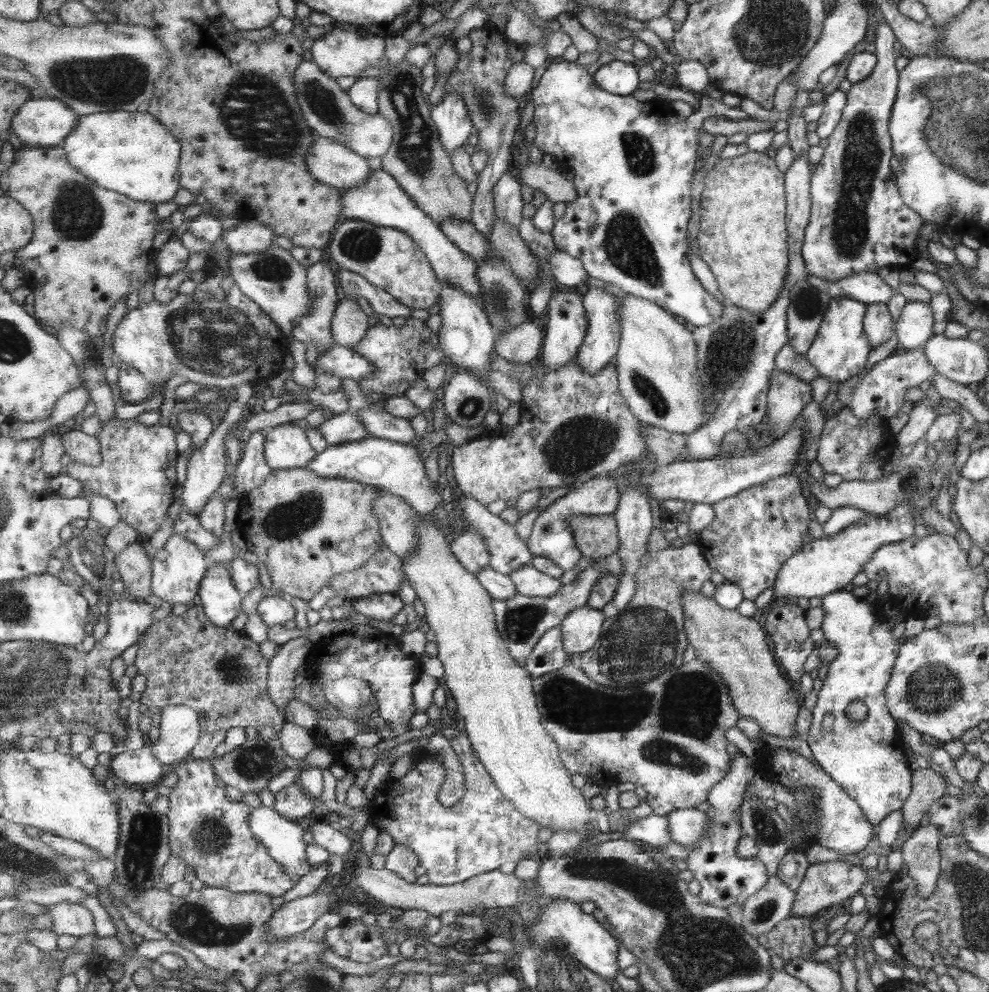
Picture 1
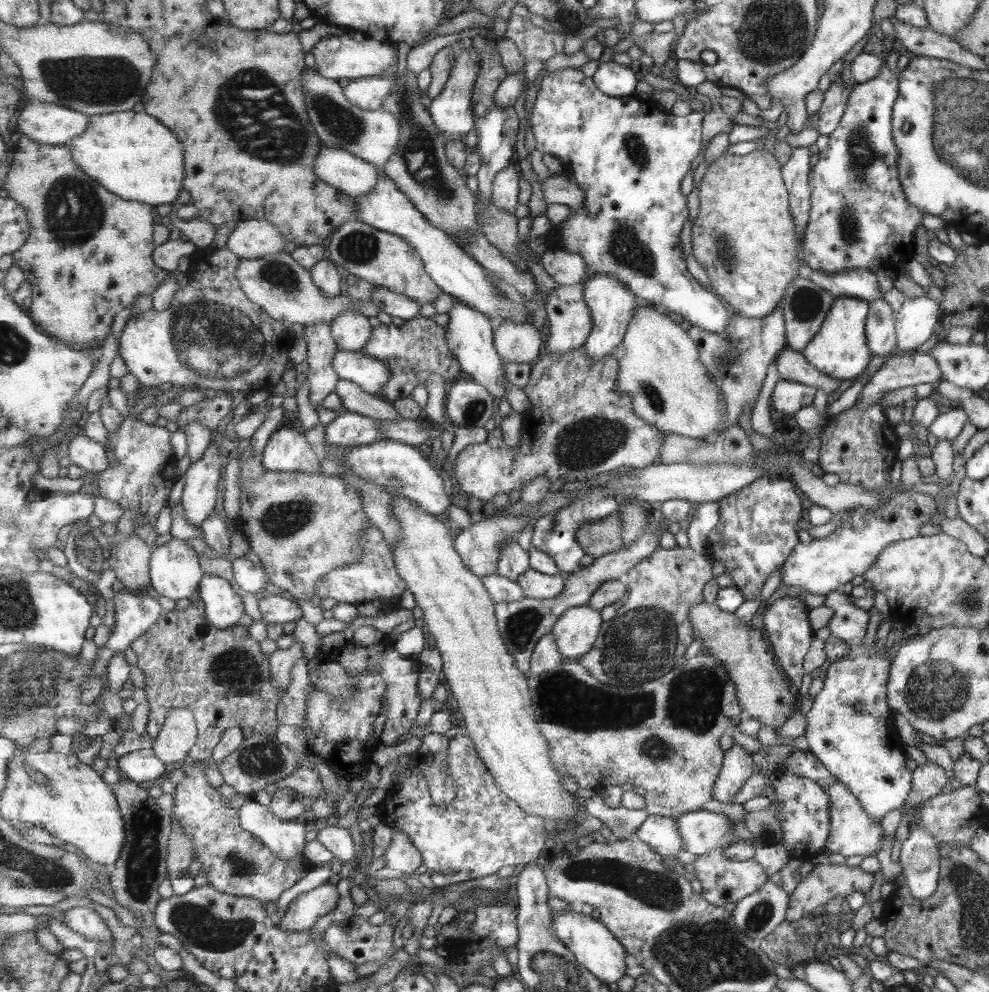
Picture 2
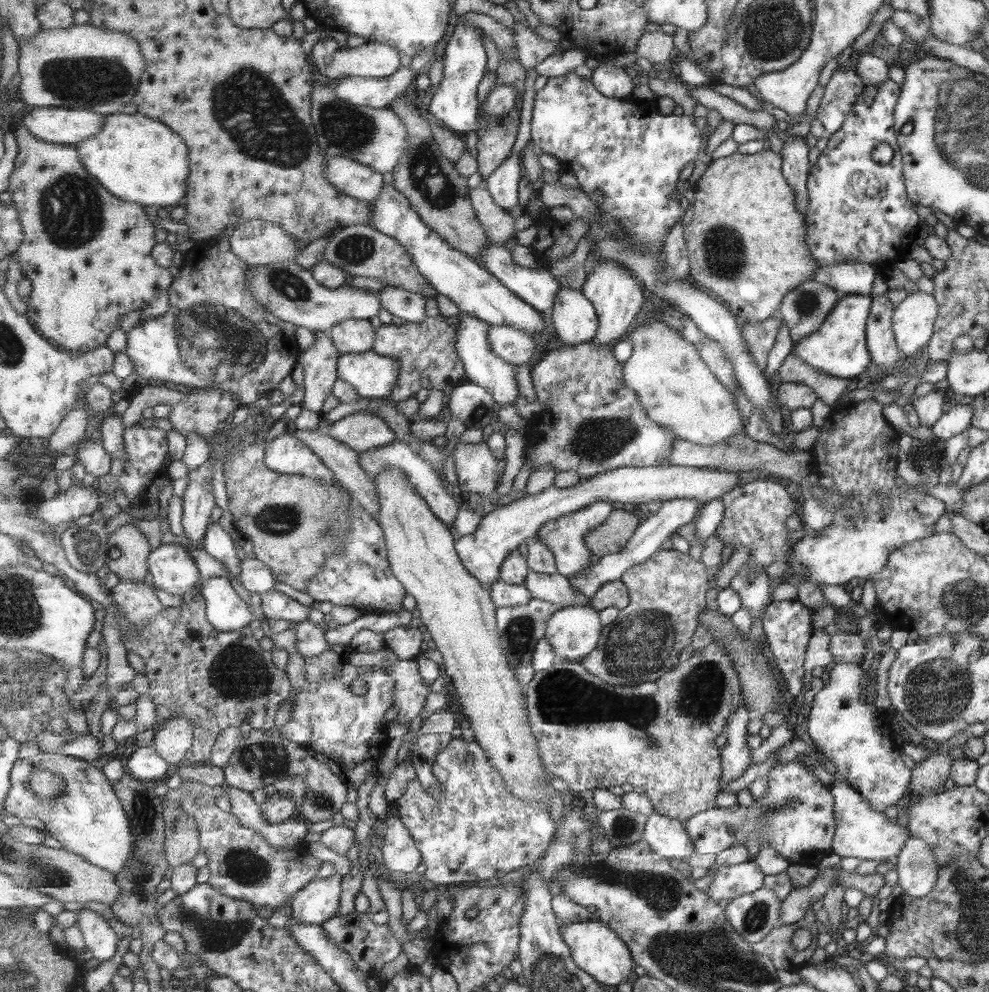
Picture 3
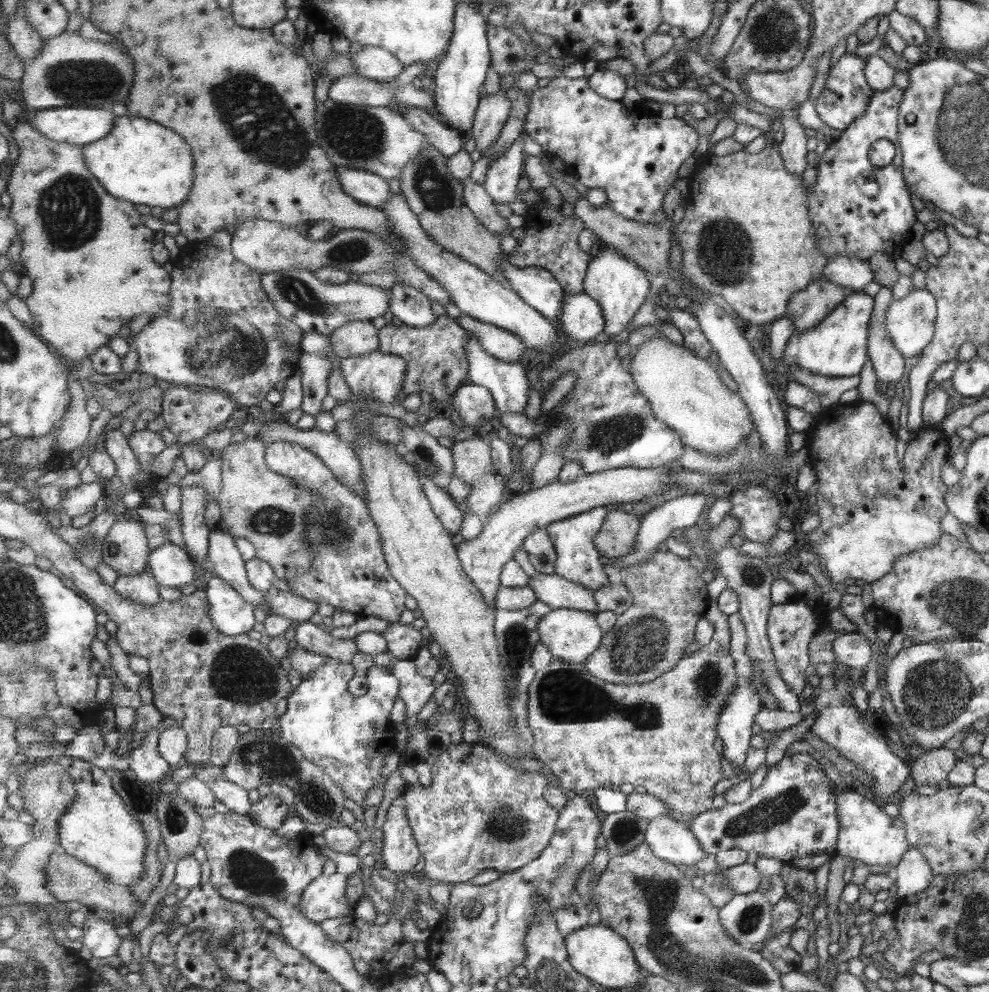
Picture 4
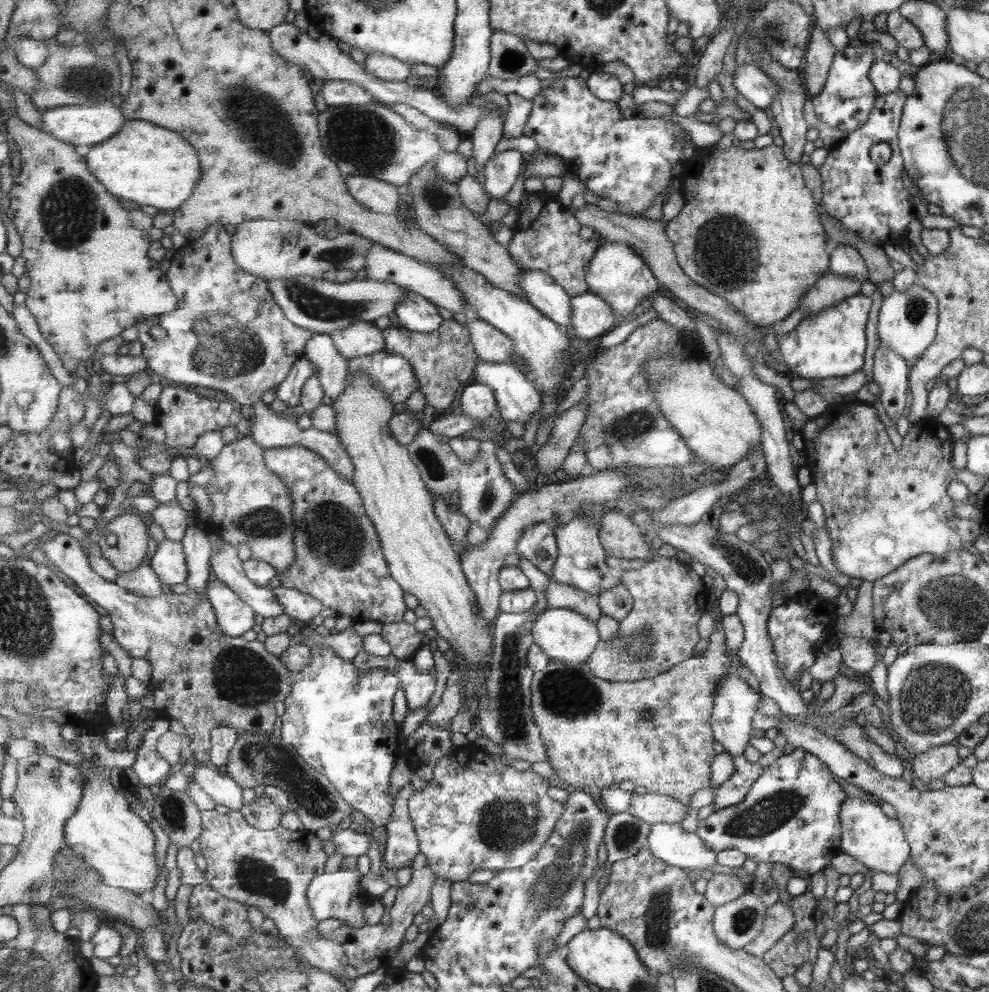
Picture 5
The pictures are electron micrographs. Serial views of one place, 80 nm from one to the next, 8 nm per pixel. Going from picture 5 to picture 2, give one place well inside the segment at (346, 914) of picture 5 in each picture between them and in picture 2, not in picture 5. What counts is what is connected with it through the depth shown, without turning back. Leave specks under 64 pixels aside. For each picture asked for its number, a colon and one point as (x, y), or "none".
2: (306, 910)
3: (316, 902)
4: (324, 899)

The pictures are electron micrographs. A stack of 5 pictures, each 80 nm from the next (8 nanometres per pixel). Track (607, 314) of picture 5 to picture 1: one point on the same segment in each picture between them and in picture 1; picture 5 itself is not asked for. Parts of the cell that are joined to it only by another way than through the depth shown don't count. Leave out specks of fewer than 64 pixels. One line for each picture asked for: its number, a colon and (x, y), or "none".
1: (568, 324)
2: (570, 322)
3: (574, 317)
4: (583, 320)

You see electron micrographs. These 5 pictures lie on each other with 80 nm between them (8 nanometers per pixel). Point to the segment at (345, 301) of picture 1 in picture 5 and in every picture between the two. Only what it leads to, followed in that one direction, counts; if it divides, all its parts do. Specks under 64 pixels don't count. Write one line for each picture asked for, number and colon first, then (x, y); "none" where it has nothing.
2: (352, 330)
3: (354, 336)
4: (357, 338)
5: (363, 338)

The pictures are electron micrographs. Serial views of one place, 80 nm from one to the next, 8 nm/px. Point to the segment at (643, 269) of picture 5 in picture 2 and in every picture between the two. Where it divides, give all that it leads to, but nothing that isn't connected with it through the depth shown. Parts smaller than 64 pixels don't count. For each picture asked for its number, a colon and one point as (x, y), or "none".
2: (612, 303)
3: (617, 294)
4: (619, 284)

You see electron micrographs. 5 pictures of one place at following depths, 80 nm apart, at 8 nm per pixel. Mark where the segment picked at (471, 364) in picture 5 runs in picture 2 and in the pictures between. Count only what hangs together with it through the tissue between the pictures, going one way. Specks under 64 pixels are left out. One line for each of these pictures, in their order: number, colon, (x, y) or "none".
2: (415, 350)
3: (427, 353)
4: (438, 363)

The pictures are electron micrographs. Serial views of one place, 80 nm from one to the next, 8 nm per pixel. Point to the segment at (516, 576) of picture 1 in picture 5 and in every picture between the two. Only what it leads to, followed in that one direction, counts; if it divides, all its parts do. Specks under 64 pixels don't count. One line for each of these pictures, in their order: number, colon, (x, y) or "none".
2: (535, 584)
3: (555, 589)
4: (556, 592)
5: (558, 595)

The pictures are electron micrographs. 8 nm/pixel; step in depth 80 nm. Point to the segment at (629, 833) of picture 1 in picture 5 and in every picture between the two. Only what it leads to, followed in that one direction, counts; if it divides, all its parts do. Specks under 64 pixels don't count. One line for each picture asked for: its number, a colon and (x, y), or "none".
2: (658, 832)
3: (667, 837)
4: (670, 840)
5: (670, 843)

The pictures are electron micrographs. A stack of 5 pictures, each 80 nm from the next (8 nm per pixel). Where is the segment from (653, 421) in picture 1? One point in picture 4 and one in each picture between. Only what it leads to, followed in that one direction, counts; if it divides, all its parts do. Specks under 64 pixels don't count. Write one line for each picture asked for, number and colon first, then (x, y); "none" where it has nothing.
2: (660, 368)
3: (677, 390)
4: (684, 391)

